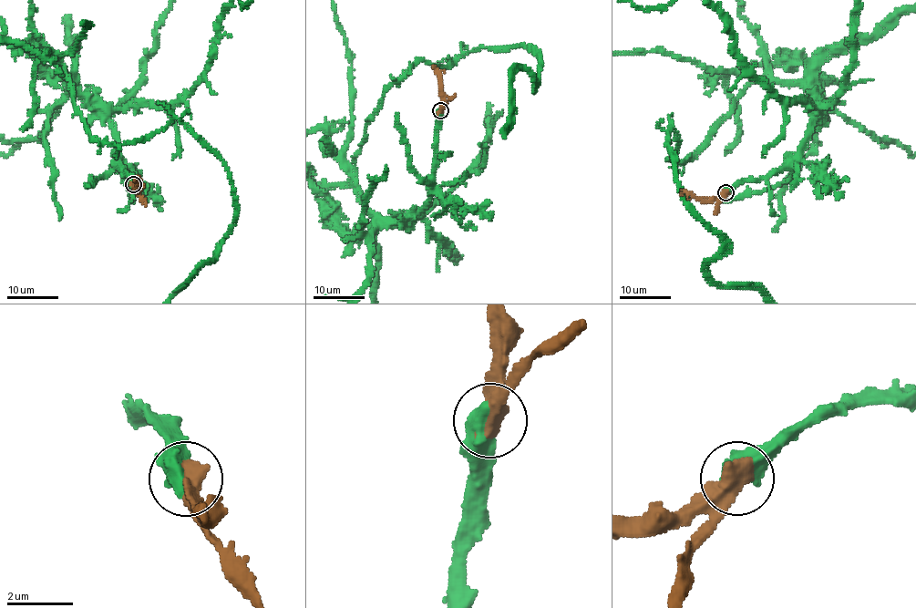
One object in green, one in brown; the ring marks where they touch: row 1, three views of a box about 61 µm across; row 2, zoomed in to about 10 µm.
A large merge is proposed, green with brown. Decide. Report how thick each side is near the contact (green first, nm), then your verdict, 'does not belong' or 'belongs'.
650/700 nm | belongs

